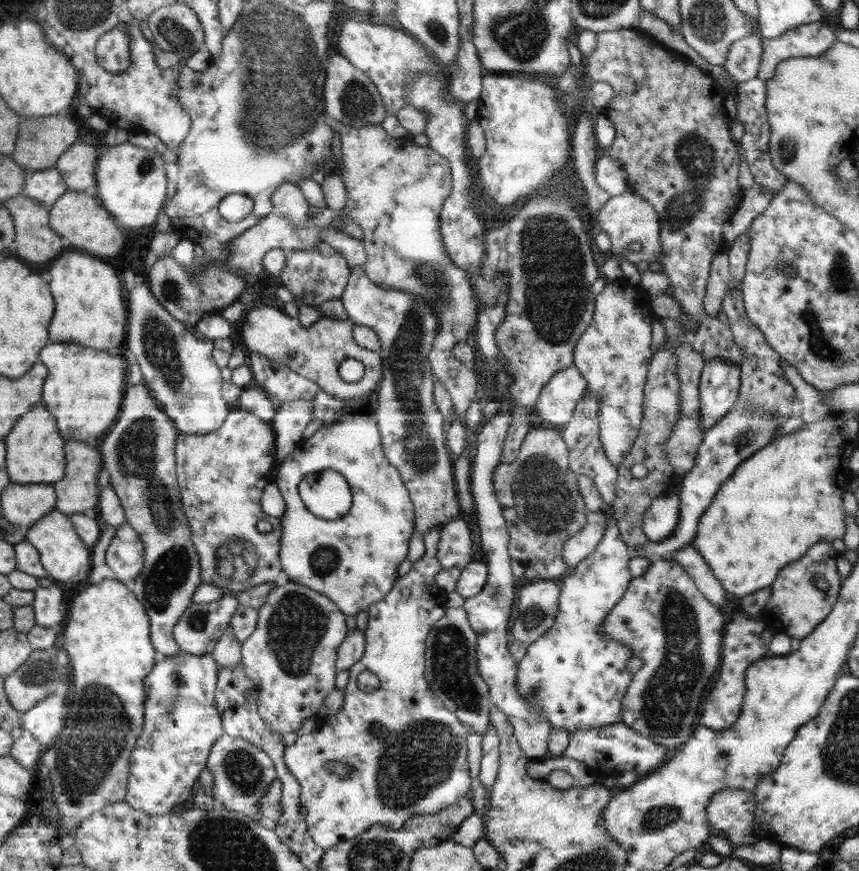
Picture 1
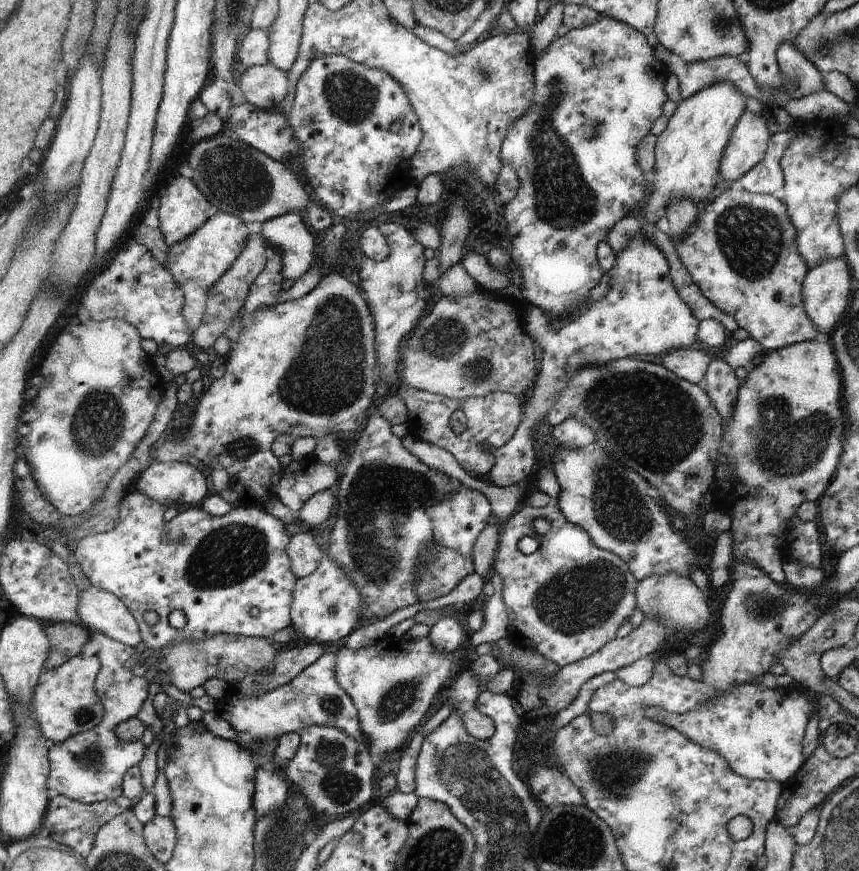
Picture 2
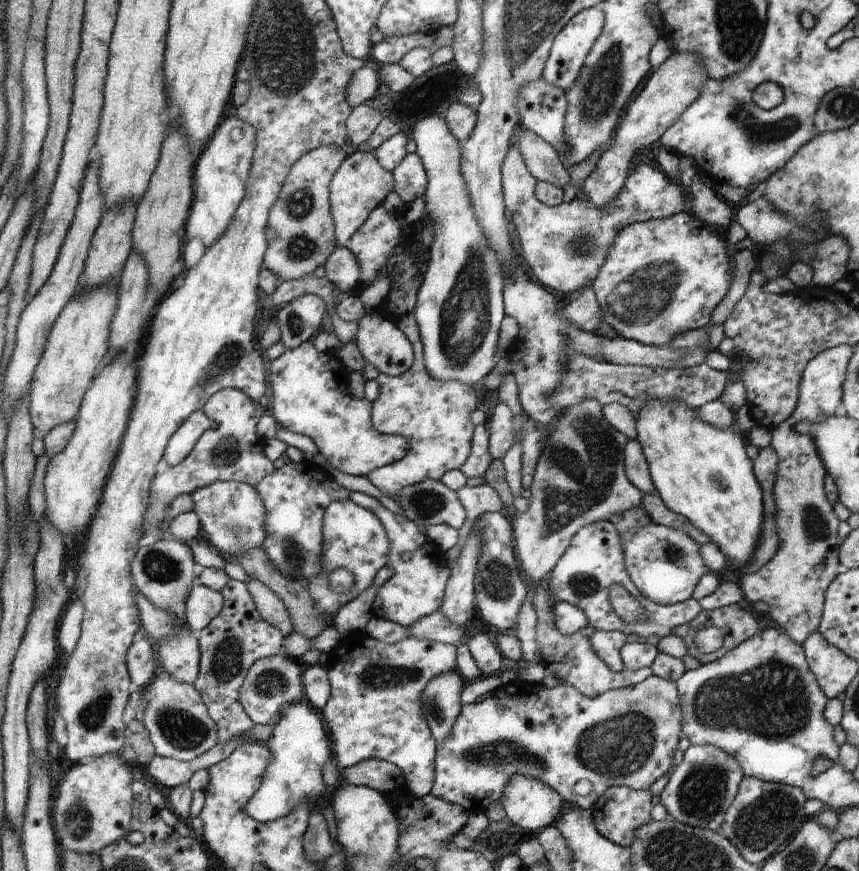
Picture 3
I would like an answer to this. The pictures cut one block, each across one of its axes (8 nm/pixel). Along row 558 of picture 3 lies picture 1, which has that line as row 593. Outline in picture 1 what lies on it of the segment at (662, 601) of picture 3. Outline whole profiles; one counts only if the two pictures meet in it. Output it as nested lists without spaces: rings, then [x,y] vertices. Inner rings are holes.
[[[672,556],[668,559],[652,559],[650,560],[648,570],[642,576],[632,577],[630,586],[626,590],[624,596],[616,606],[612,607],[608,617],[604,619],[604,623],[600,625],[600,635],[608,635],[611,639],[622,643],[622,646],[626,646],[630,650],[632,657],[639,658],[643,662],[643,666],[639,671],[633,674],[633,681],[628,686],[626,694],[622,697],[622,723],[628,727],[631,727],[634,731],[640,733],[646,738],[651,738],[652,742],[658,742],[664,748],[667,748],[667,756],[670,757],[680,746],[682,746],[688,738],[690,738],[693,729],[696,727],[696,720],[701,710],[700,706],[705,698],[704,688],[707,686],[707,691],[710,689],[710,678],[712,674],[717,672],[720,668],[720,650],[723,643],[723,635],[725,628],[724,616],[721,614],[721,610],[712,605],[704,596],[698,591],[698,588],[694,585],[694,579],[691,574],[686,572],[684,567],[681,567],[680,563],[677,563]]]

